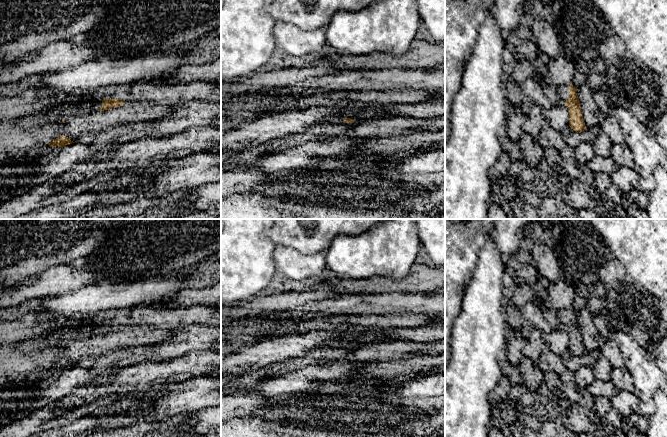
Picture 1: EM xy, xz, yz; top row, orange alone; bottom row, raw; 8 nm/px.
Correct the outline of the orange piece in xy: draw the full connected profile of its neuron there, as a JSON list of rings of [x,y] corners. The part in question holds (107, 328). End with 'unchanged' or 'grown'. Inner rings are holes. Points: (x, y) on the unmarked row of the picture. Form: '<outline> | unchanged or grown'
[[[208,306],[187,308],[135,307],[115,309],[102,315],[102,332],[98,335],[119,331],[127,326],[143,326],[175,330],[190,325],[221,327],[221,311]]] | grown

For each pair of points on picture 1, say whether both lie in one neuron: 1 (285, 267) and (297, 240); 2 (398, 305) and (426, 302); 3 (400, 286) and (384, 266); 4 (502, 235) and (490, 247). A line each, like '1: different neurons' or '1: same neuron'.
1: different neurons
2: same neuron
3: different neurons
4: different neurons

